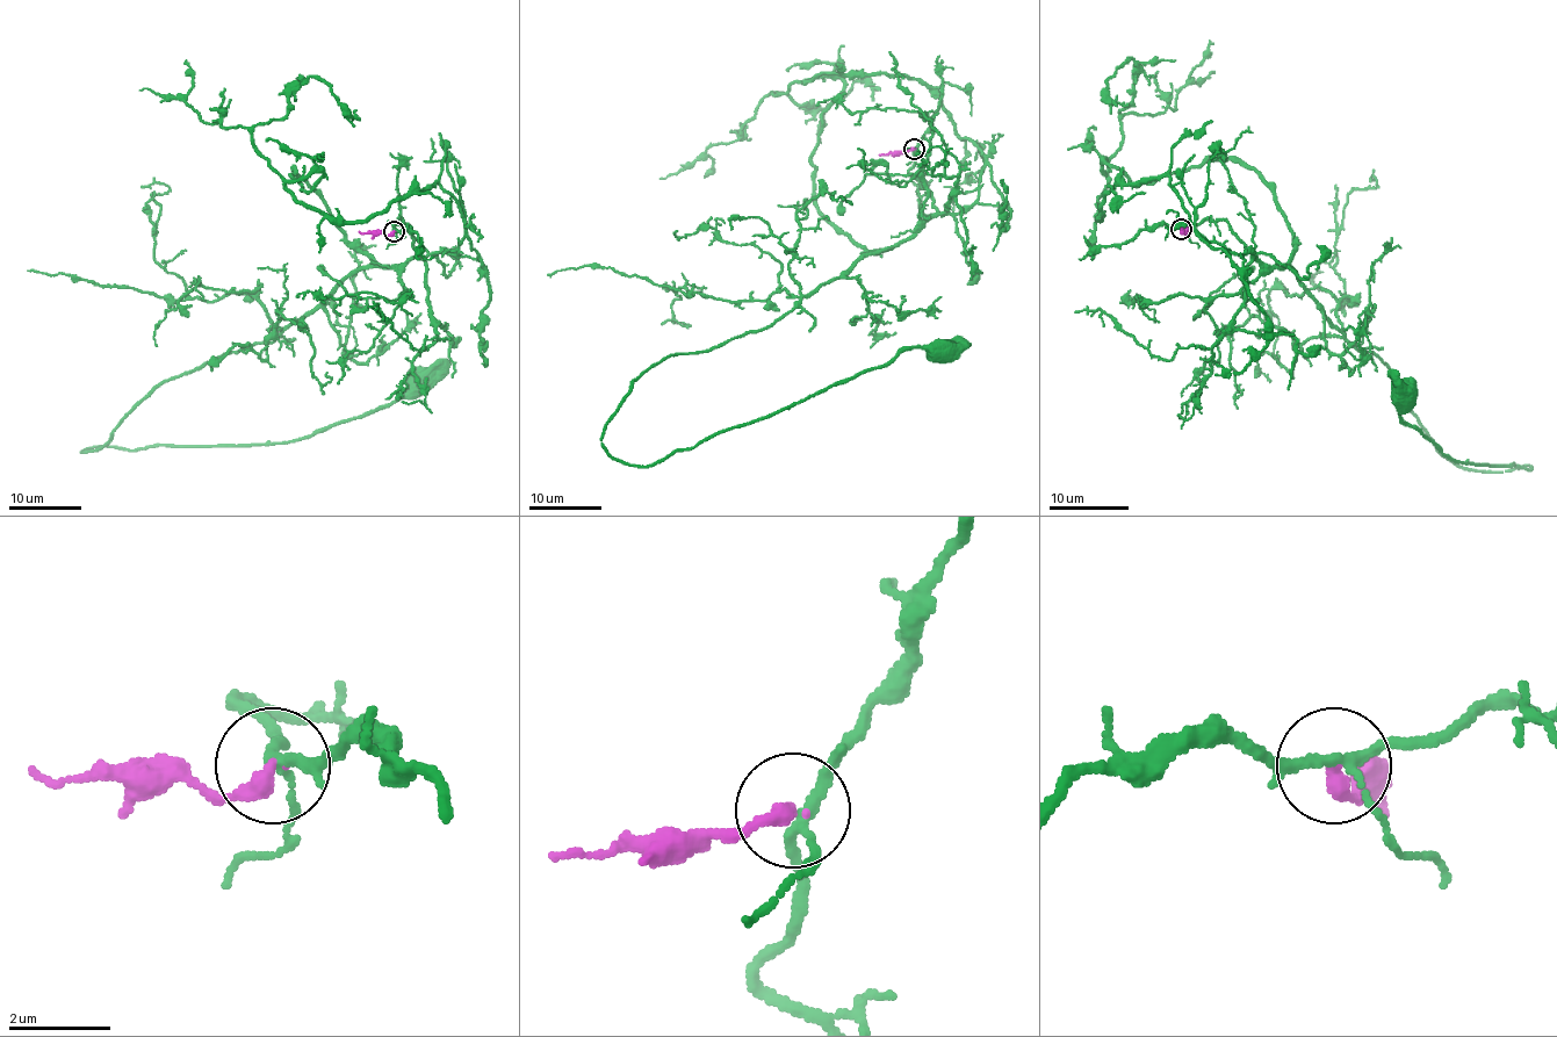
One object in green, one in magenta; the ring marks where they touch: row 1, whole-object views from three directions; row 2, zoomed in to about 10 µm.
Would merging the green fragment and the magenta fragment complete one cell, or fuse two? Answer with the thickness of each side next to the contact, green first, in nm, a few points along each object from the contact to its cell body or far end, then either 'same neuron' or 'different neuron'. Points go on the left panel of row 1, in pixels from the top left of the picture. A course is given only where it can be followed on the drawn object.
calibres 170 and 320 nm; course green (394, 231), (410, 229), (412, 258), (352, 271), (272, 341), (163, 380), (80, 451), (294, 443), (419, 380); course magenta (394, 231), (387, 236), (359, 231); same neuron

